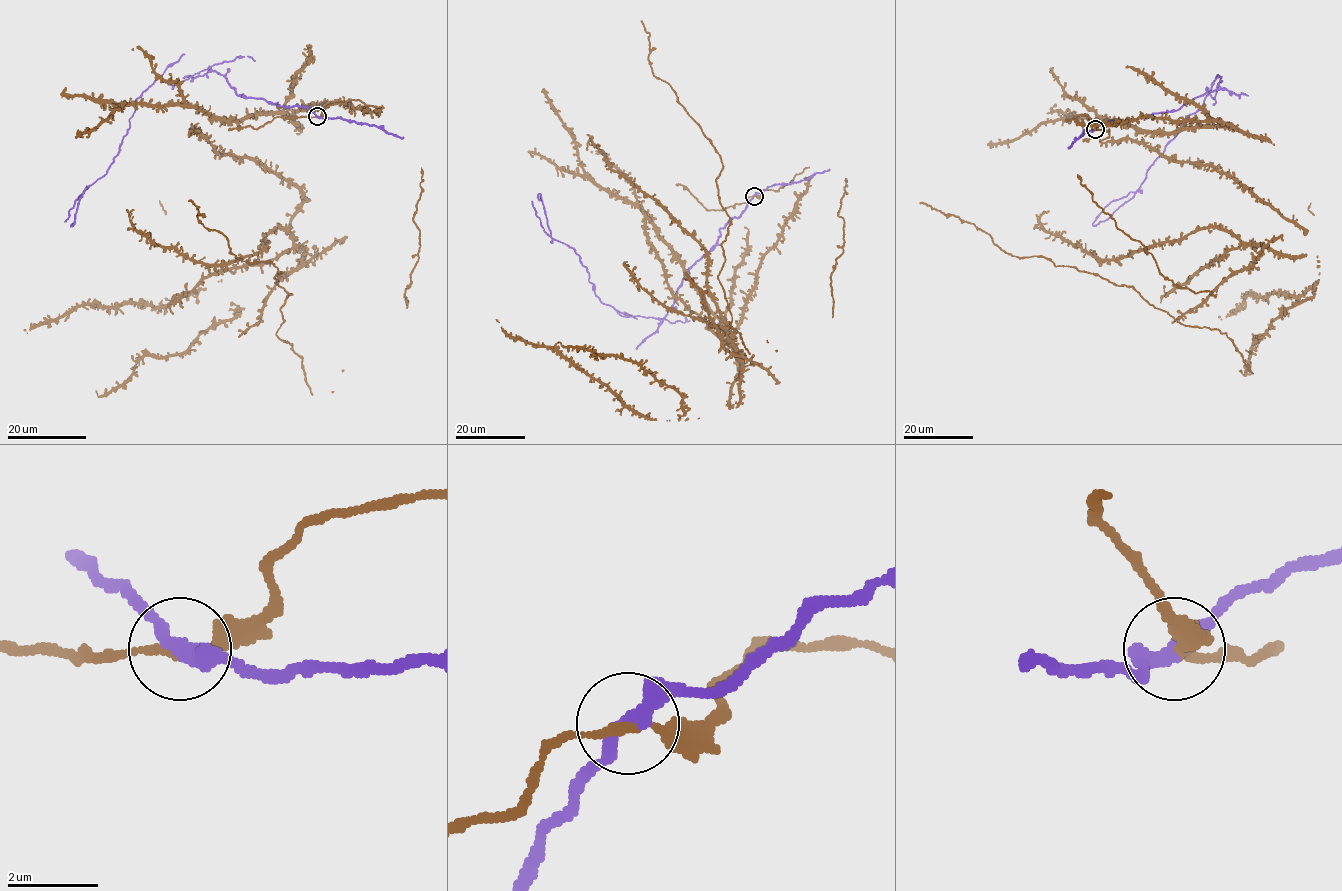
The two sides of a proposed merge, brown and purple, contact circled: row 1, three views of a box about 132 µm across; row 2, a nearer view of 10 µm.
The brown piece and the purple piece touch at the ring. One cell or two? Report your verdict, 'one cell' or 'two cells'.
two cells

